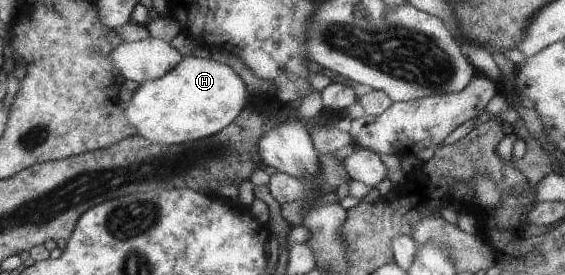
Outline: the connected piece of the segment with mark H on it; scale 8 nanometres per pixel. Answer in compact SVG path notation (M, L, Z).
M191 55L183 57L165 76L139 84L133 98L125 104L125 117L133 126L134 135L141 136L153 144L185 144L211 136L231 124L243 107L248 106L249 95L245 82L230 66Z

